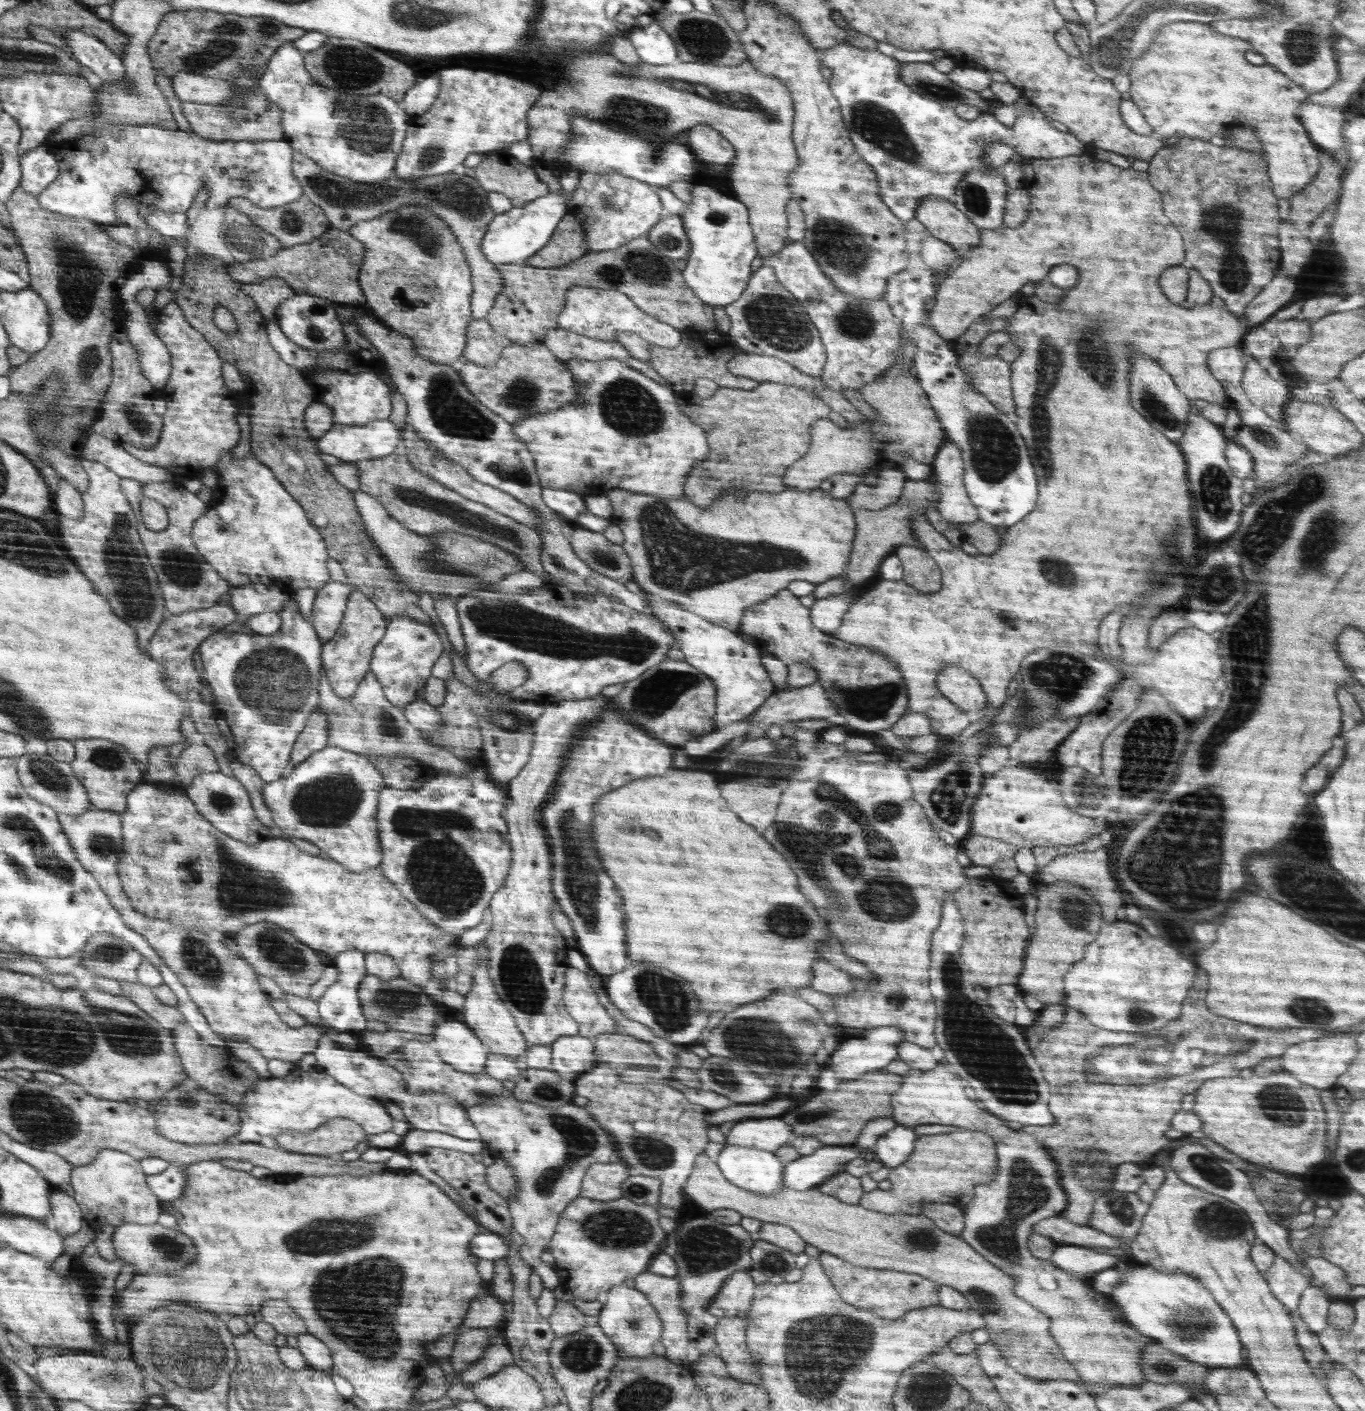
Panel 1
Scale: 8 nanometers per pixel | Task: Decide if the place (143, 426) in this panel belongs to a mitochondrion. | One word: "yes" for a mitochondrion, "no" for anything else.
yes

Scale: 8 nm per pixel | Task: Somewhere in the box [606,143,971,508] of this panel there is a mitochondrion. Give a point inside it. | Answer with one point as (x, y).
(772, 319)

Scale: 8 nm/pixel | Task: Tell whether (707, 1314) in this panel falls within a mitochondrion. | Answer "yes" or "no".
no

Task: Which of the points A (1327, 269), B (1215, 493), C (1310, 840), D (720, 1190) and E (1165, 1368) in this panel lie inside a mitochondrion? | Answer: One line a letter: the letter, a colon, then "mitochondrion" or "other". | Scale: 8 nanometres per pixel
A: other
B: mitochondrion
C: mitochondrion
D: other
E: mitochondrion

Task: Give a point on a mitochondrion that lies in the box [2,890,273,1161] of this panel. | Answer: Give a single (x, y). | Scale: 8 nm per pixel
(39, 1117)

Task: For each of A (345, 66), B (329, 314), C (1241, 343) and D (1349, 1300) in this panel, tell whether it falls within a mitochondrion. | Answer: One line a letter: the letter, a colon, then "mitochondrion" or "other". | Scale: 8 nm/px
A: mitochondrion
B: other
C: other
D: other

